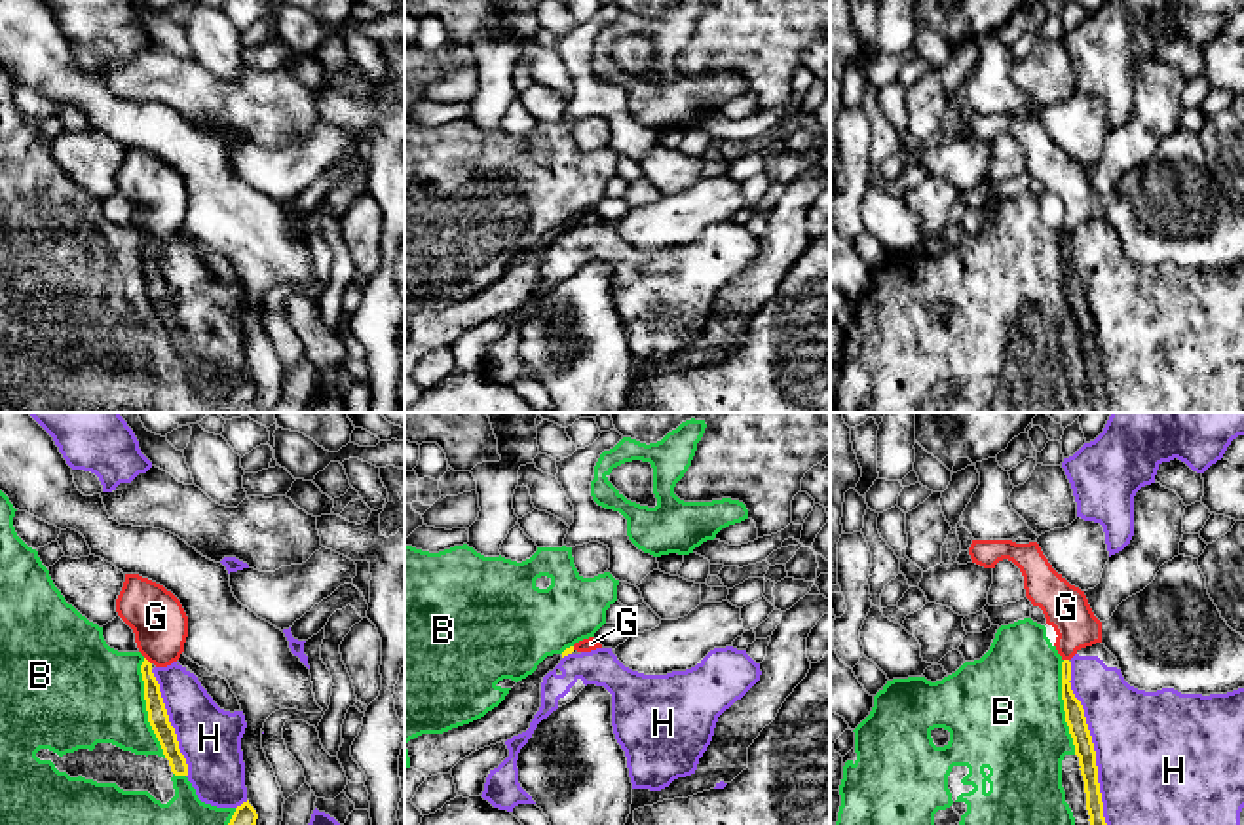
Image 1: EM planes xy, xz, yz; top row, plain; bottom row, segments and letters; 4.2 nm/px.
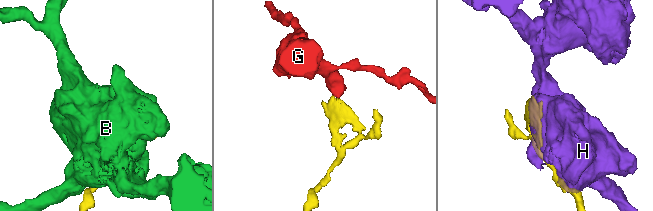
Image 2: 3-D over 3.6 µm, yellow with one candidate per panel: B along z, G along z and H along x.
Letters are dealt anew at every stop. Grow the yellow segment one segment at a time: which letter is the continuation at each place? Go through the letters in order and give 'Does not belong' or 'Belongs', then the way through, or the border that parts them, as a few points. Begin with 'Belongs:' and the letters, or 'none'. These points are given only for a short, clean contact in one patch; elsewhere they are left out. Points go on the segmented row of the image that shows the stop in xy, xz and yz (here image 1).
Belongs: none
B: Does not belong
G: Does not belong. Boundary: xy (145, 656), (150, 664)
H: Does not belong

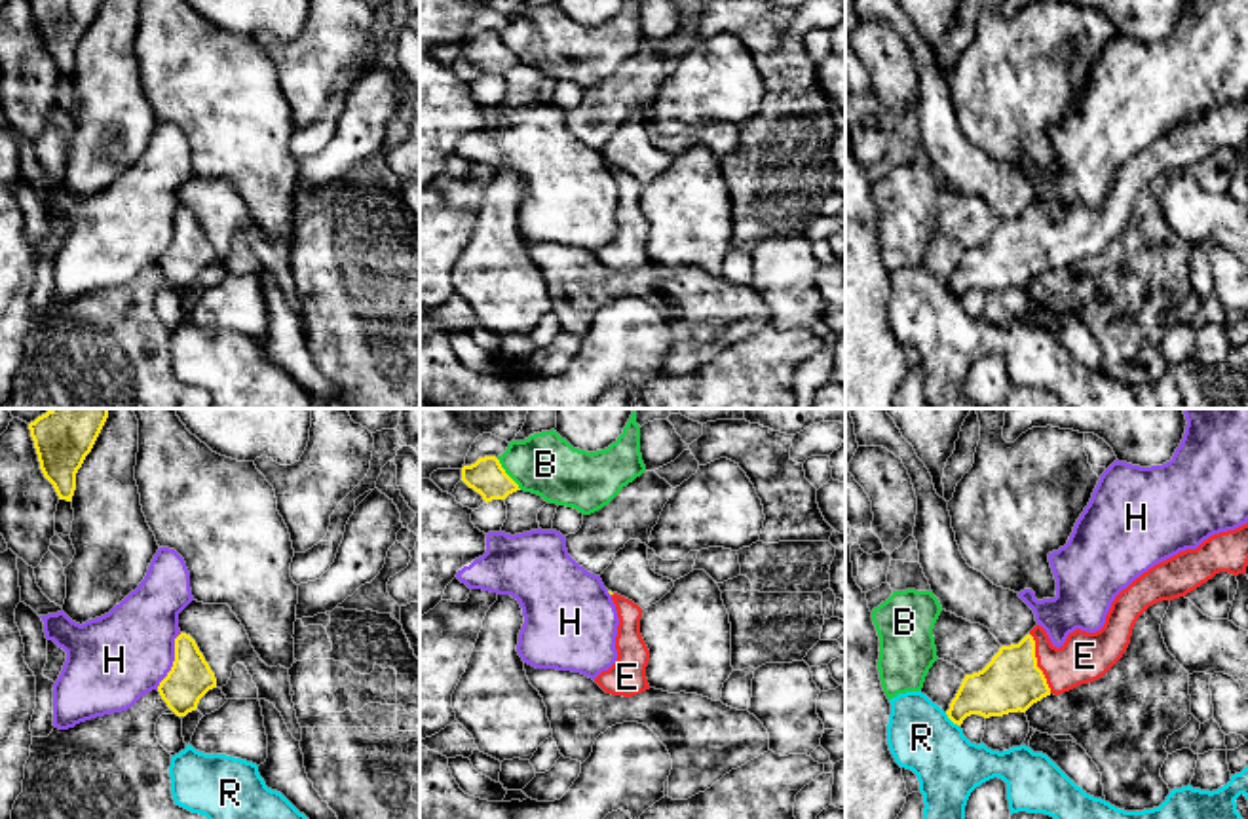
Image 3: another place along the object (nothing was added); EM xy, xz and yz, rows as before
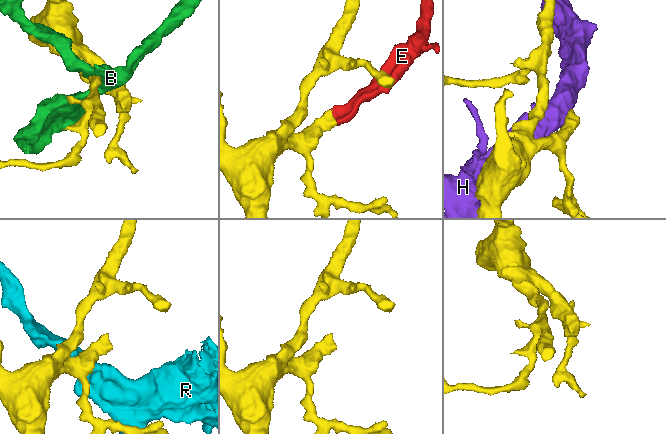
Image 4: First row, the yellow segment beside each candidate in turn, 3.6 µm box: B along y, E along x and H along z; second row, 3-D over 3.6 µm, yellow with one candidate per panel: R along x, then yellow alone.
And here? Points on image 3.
Belongs: E
B: Does not belong
E: Belongs. Path across: yz (1011, 681), (1036, 664), (1076, 664), (1085, 656)
H: Does not belong
R: Does not belong

